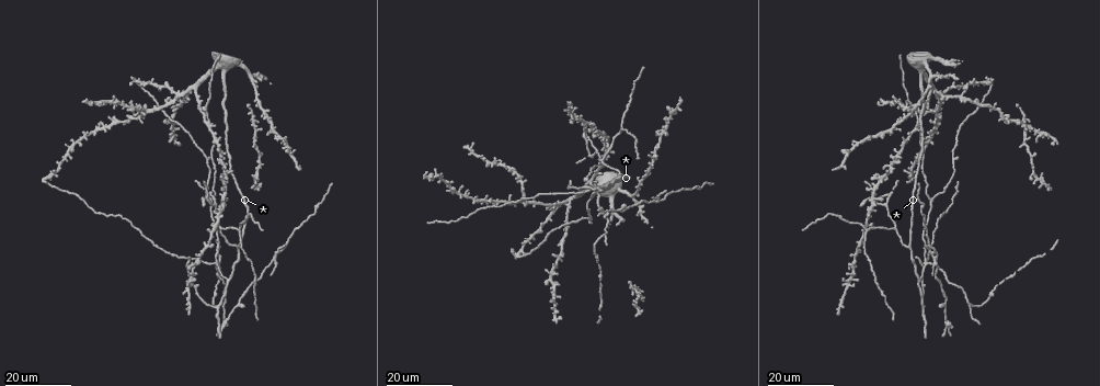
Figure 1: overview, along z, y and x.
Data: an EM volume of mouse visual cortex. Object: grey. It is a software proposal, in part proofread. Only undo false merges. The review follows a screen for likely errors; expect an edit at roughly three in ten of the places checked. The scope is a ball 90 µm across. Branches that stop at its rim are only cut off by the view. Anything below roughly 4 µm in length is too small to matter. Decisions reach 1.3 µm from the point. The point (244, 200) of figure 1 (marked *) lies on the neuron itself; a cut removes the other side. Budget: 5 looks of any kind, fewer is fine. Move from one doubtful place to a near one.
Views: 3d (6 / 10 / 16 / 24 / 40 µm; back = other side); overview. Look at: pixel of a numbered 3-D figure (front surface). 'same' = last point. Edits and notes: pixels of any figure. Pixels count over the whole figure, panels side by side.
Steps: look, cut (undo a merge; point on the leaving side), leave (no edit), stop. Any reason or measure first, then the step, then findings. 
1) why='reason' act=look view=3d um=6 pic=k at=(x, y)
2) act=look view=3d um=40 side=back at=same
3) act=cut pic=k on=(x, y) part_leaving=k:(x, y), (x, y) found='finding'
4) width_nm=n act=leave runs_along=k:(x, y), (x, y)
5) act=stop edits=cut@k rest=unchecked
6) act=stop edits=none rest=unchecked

why='a fork' act=look view=3d um=16 pic=1 at=(588, 155)

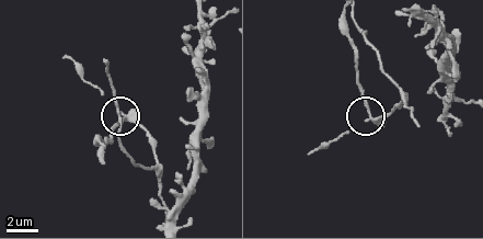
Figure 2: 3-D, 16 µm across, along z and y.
act=look view=3d um=10 pic=2 at=(126, 118)

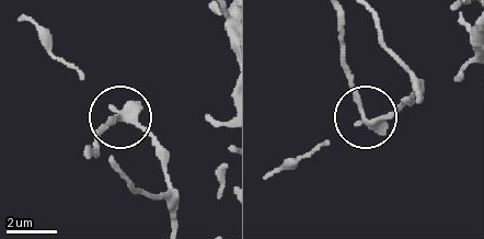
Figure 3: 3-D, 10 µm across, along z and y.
act=cut pic=3 on=(105, 126) found='a second neuron is stuck on'

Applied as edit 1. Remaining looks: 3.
act=look view=overview

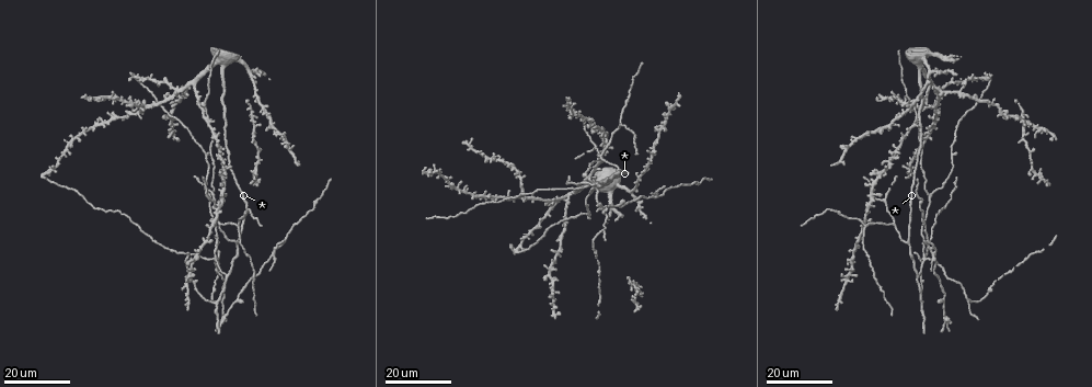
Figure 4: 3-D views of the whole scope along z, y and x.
why='thick turns thin' act=look view=3d um=16 pic=4 at=(942, 316)

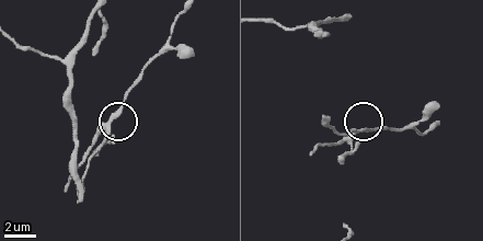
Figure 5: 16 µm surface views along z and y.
why='zoom in' act=look view=3d um=10 pic=5 at=(111, 117)

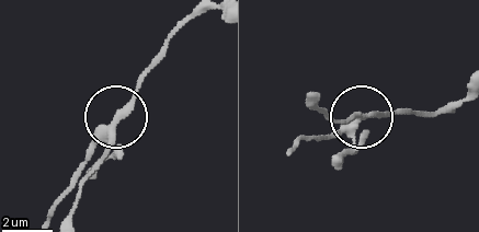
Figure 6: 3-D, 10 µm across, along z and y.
act=cut pic=6 on=(121, 147) part_leaving=6:(120, 116), (50, 220) found='a second neuron is stuck on'

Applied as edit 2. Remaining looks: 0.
act=stop edits=cut@3,cut@6 rest=unchecked

